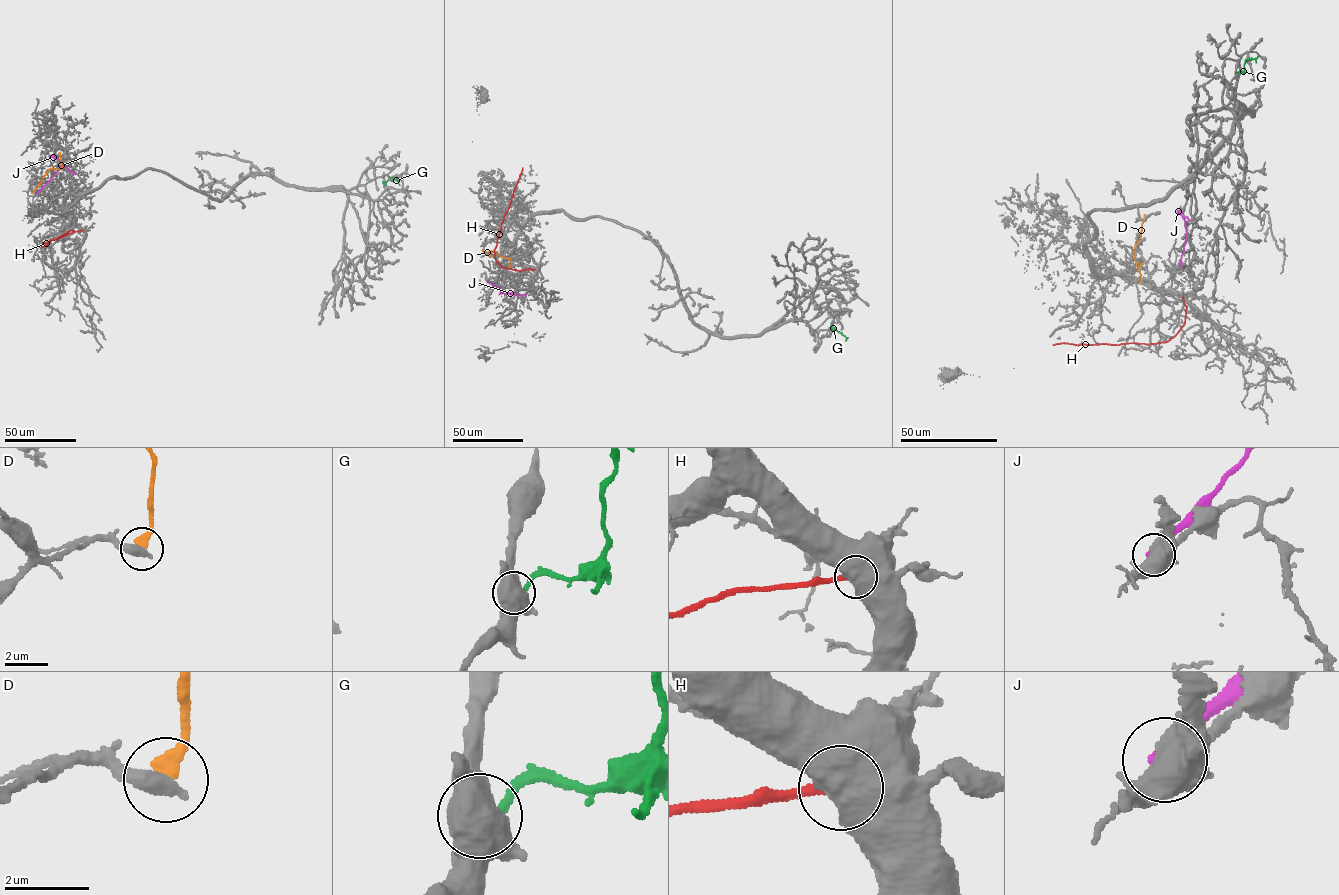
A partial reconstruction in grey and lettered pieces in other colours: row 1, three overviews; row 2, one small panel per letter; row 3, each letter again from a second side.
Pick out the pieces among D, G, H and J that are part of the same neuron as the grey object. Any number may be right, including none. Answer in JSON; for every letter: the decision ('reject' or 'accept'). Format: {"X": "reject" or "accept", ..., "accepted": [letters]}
{"D": "reject", "G": "reject", "H": "reject", "J": "reject", "accepted": []}

